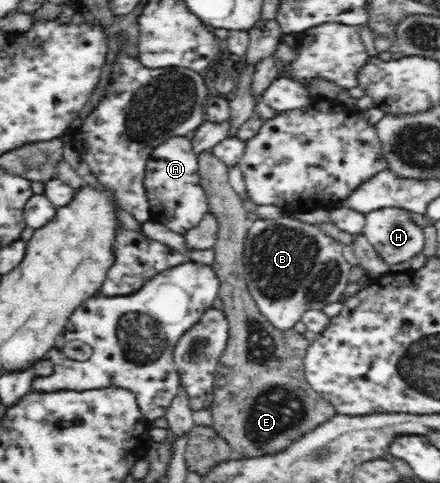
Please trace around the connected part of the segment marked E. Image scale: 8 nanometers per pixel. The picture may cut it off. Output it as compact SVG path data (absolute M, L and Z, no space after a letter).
M210 151L198 155L200 184L208 197L208 211L217 218L217 239L213 251L215 261L212 269L220 282L219 298L224 304L226 319L229 325L229 340L226 349L219 358L216 367L212 405L213 427L218 434L228 441L232 449L233 459L247 459L274 454L285 449L305 433L315 429L323 422L329 421L336 415L335 407L323 399L306 380L303 372L302 359L310 343L303 334L293 328L283 331L273 328L267 318L259 312L256 302L251 298L244 279L244 243L252 225L243 208L242 199L231 188L227 177L228 166L217 159Z

